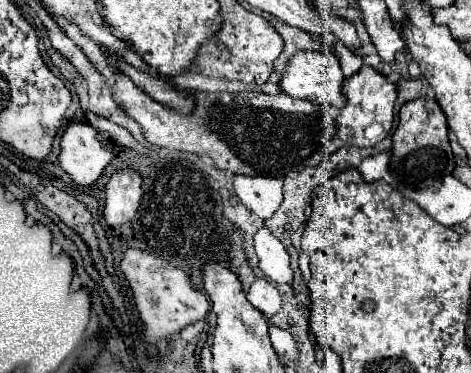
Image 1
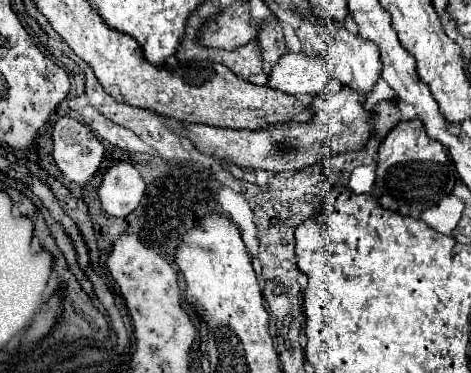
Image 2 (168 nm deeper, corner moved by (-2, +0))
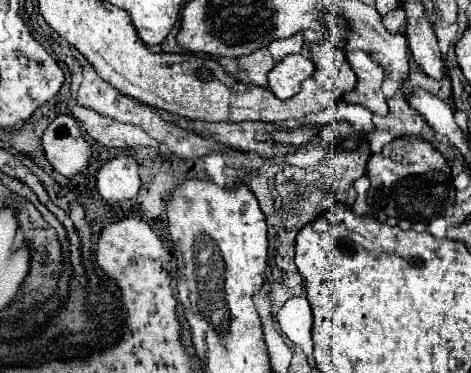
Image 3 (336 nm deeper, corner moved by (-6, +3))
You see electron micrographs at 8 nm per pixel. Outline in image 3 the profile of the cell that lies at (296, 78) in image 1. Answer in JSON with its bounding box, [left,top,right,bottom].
[268,55,314,101]

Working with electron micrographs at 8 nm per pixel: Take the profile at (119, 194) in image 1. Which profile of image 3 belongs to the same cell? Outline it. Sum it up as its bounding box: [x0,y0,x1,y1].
[96,157,140,201]

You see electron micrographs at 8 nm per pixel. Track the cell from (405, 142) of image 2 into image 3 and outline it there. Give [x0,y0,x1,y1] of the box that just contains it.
[366,137,454,227]

